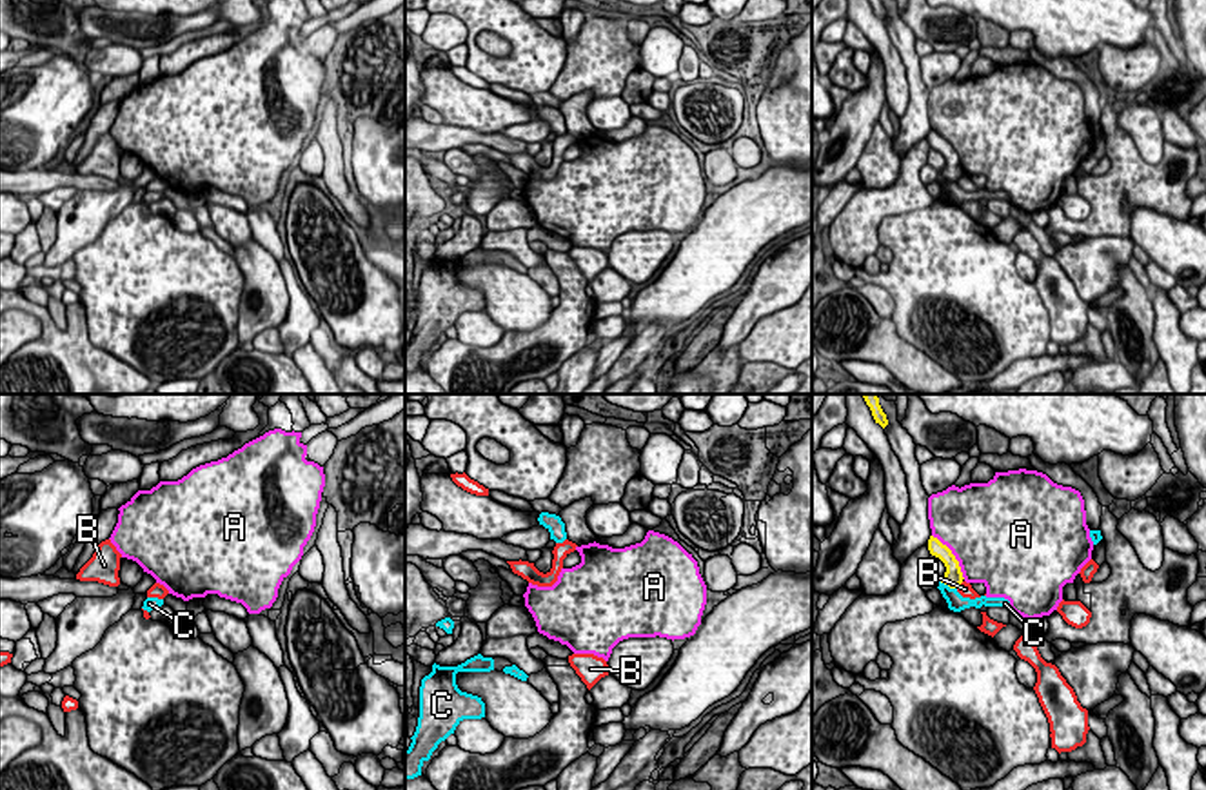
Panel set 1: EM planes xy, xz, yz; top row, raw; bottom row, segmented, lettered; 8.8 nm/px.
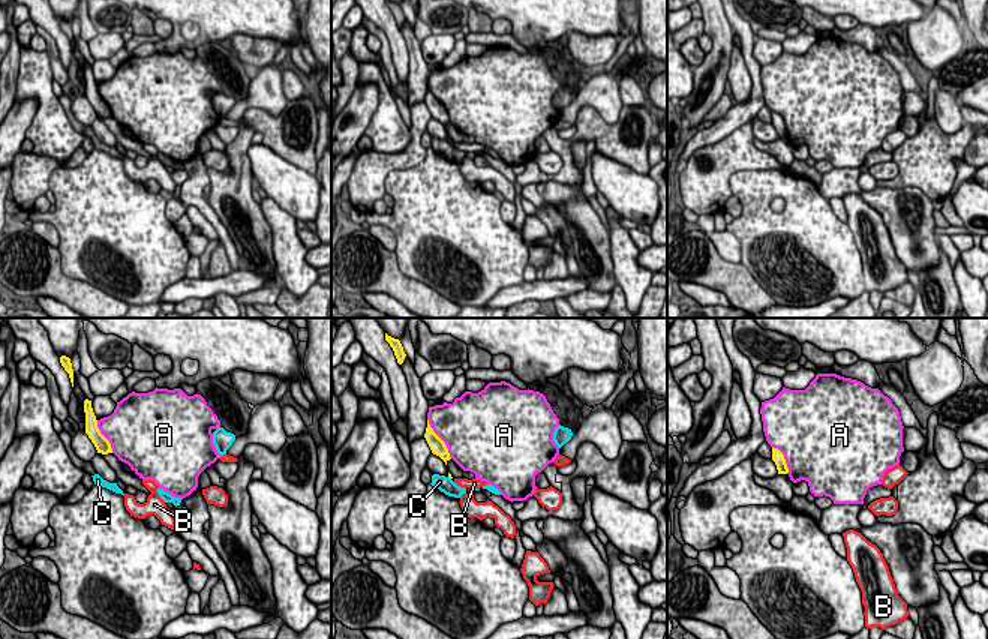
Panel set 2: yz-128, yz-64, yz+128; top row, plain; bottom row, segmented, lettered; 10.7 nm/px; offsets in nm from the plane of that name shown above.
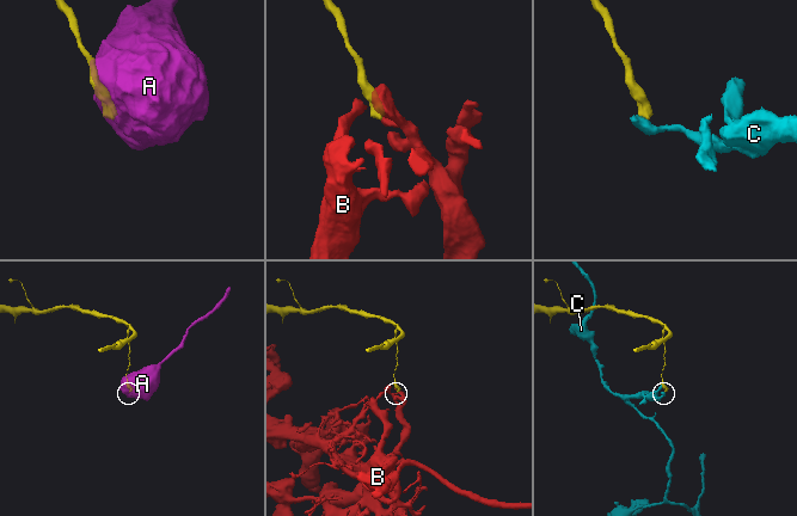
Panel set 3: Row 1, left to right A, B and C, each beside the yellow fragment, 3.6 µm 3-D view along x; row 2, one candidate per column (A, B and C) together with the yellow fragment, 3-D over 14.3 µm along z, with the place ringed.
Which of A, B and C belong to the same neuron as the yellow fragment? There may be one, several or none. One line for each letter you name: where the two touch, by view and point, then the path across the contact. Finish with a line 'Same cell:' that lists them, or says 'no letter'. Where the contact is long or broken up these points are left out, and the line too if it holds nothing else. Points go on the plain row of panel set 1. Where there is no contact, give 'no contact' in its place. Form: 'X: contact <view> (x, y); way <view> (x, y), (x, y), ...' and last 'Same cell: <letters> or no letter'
Same cell: no letter

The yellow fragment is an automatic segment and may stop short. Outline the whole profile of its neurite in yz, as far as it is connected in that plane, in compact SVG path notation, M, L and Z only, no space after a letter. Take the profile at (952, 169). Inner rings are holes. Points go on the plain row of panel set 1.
M930 129L928 133L928 143L932 149L939 151L946 160L946 165L941 171L941 176L948 178L950 182L957 182L964 171L963 171L959 154L955 153L952 143L934 129Z

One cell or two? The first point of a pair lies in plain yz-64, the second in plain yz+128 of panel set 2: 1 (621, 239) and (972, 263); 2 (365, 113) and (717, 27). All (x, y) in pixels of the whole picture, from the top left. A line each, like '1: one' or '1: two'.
1: two
2: one

